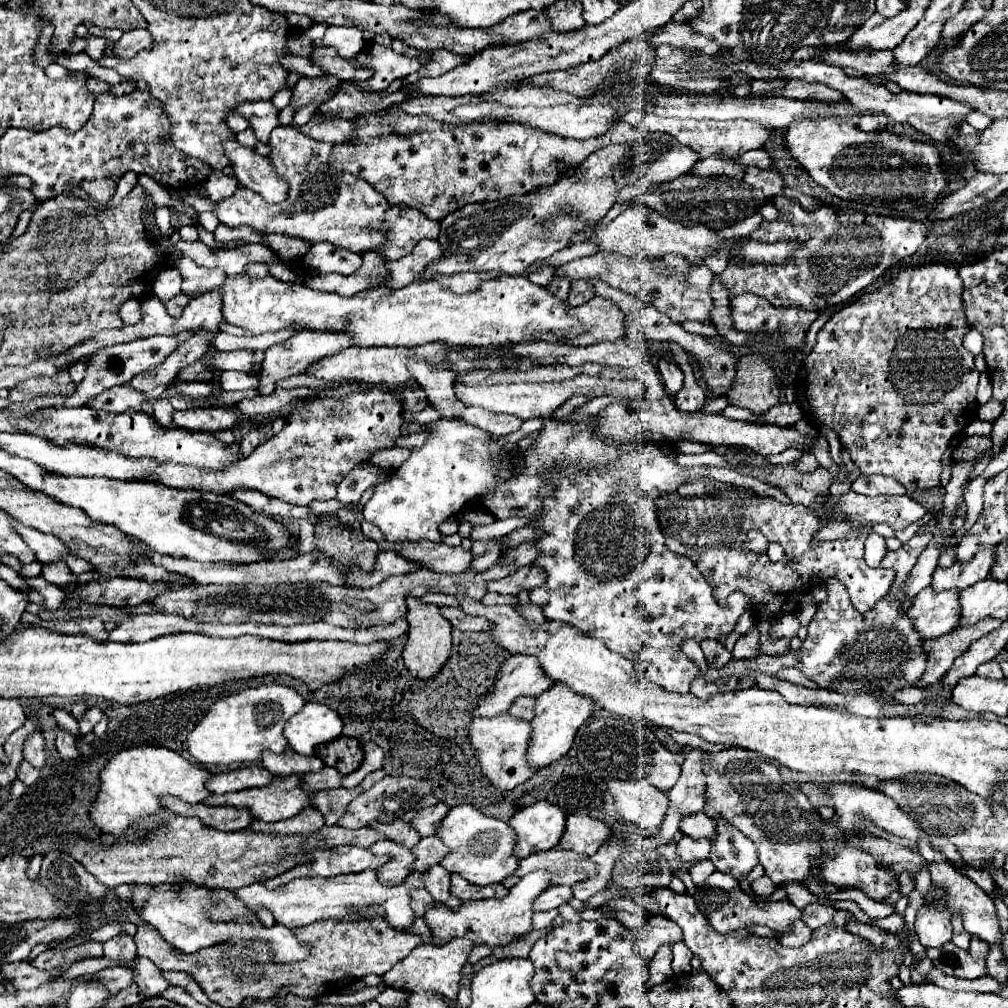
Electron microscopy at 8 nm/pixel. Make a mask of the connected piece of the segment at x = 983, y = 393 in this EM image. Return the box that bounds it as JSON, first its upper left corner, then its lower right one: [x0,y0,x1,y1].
[976,373,992,403]

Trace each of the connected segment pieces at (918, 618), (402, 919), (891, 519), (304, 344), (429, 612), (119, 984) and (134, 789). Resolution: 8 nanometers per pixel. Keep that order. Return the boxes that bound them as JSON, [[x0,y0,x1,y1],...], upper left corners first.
[[908,587,962,639],[234,871,424,929],[832,491,926,529],[260,331,352,395],[402,597,452,679],[98,967,134,991],[90,747,212,835]]

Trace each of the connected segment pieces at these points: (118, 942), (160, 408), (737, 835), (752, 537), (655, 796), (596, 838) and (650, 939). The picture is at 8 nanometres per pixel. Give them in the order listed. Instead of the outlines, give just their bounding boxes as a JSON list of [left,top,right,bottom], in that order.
[[104,933,136,961],[152,397,174,427],[710,823,758,877],[742,529,768,555],[608,779,670,829],[556,815,610,855],[634,915,682,971]]

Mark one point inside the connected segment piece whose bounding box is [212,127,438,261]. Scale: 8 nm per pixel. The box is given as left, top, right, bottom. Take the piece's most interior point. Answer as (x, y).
(322, 205)

